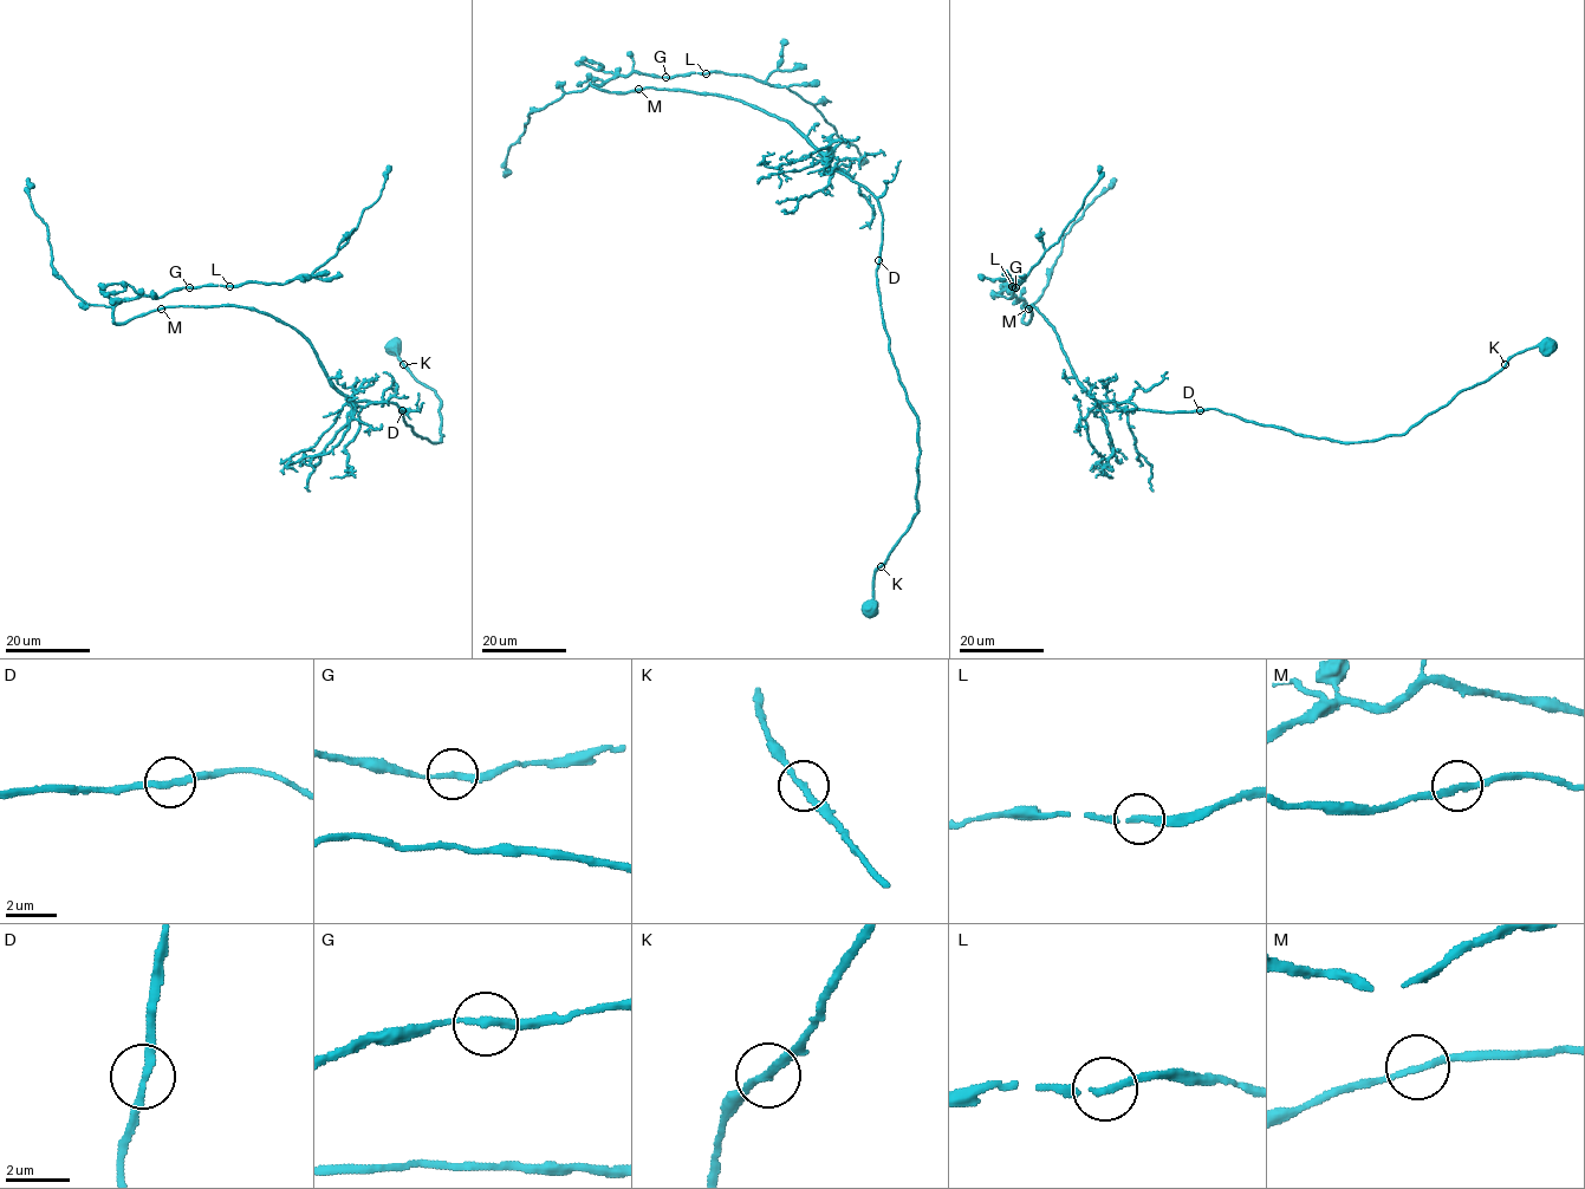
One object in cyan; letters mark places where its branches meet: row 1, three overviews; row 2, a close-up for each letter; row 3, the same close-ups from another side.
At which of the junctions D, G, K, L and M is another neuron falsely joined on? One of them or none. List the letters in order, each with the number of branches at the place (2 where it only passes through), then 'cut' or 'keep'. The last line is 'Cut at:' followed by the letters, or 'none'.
D: branches 2; keep
G: branches 2; keep
K: branches 2; keep
L: branches 2; keep
M: branches 2; keep
Cut at: none

